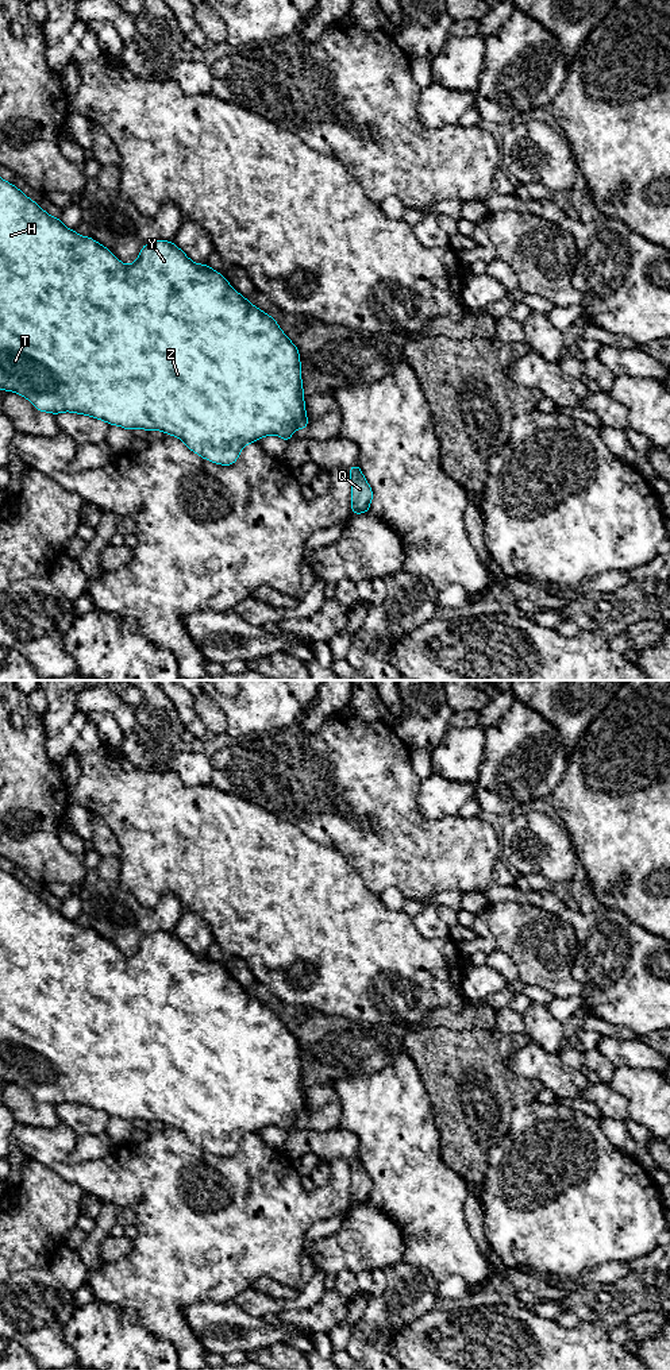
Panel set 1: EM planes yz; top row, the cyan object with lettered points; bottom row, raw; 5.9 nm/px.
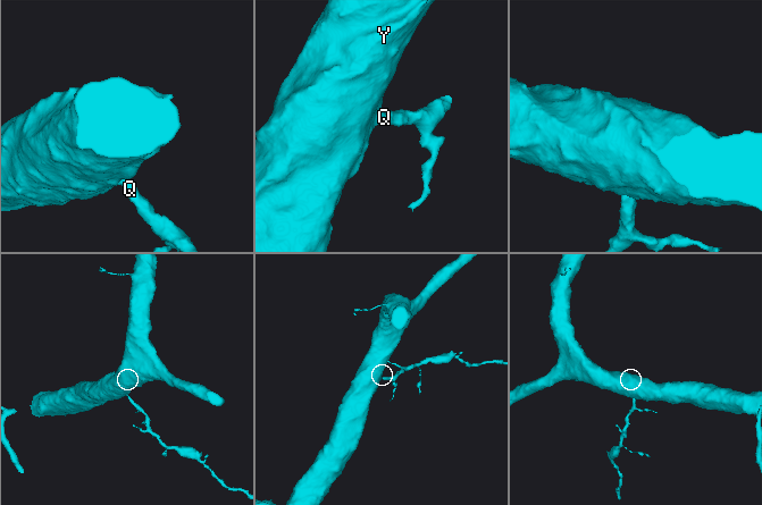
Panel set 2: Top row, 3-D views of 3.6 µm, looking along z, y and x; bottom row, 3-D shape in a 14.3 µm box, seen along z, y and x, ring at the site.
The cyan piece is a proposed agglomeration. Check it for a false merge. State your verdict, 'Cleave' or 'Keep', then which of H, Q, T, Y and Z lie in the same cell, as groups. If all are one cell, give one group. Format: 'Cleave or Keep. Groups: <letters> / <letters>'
Keep. Groups: H Q T Y Z

